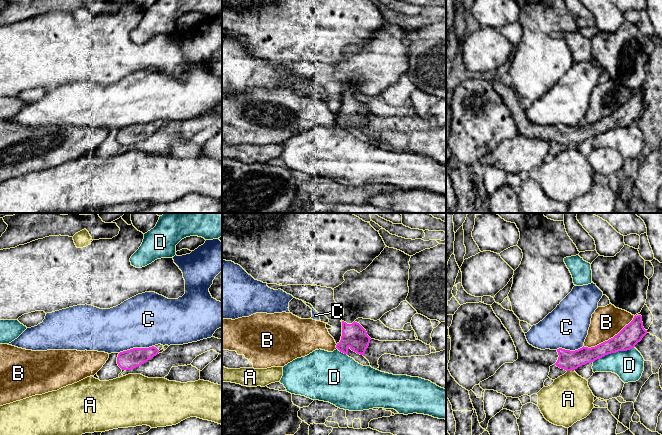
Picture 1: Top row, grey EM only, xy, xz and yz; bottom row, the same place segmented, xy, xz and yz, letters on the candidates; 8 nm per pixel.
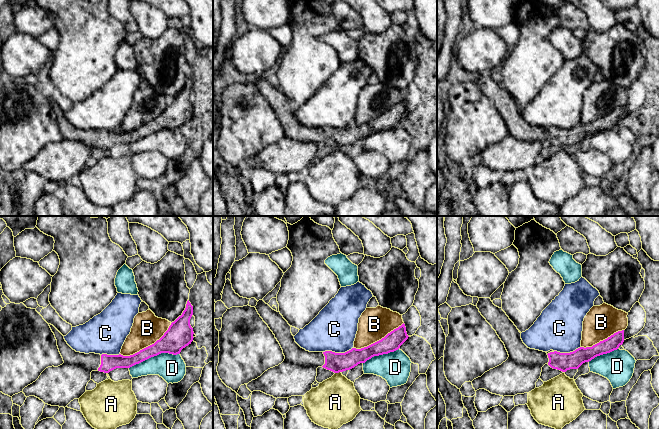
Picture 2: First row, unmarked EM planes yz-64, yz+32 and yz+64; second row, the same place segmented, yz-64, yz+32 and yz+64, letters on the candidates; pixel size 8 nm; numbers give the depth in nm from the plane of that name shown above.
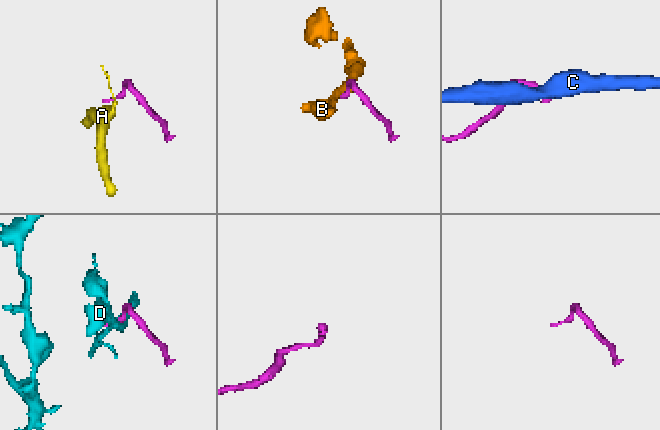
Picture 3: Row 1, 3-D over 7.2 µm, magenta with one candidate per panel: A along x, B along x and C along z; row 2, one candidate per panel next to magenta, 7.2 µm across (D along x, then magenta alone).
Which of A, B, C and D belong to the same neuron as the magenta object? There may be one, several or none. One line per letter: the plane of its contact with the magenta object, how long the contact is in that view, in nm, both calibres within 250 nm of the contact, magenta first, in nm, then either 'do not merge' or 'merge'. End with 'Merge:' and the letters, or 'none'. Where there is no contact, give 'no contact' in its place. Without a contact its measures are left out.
A: yz | 70 nm | 160/380 nm | do not merge
B: yz | 480 nm | 170/260 nm | do not merge
C: xy | 280 nm | 160/420 nm | do not merge
D: yz | 360 nm | 170/240 nm | do not merge
Merge: none

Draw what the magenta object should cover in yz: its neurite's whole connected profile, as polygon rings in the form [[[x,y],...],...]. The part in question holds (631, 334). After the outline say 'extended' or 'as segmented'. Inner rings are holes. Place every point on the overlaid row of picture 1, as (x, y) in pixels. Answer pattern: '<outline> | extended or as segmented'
[[[496,302],[491,307],[509,332],[518,359],[513,363],[503,364],[493,376],[480,382],[479,385],[483,390],[494,390],[506,397],[519,398],[523,395],[537,394],[544,387],[545,380],[549,378],[552,365],[566,371],[575,370],[605,355],[630,350],[647,334],[647,330],[643,327],[642,316],[635,315],[617,335],[595,347],[583,346],[575,351],[562,348],[541,350],[528,343],[520,320],[512,310],[506,310]]] | extended

